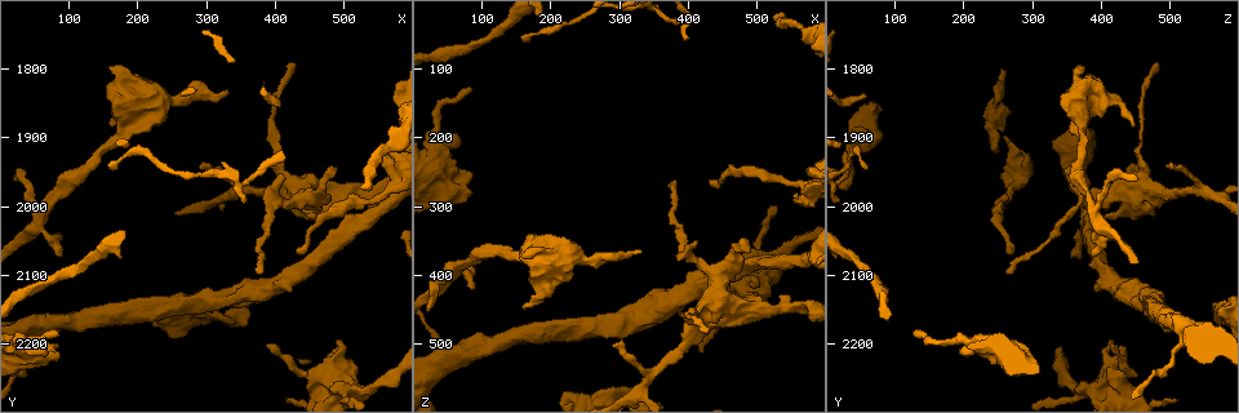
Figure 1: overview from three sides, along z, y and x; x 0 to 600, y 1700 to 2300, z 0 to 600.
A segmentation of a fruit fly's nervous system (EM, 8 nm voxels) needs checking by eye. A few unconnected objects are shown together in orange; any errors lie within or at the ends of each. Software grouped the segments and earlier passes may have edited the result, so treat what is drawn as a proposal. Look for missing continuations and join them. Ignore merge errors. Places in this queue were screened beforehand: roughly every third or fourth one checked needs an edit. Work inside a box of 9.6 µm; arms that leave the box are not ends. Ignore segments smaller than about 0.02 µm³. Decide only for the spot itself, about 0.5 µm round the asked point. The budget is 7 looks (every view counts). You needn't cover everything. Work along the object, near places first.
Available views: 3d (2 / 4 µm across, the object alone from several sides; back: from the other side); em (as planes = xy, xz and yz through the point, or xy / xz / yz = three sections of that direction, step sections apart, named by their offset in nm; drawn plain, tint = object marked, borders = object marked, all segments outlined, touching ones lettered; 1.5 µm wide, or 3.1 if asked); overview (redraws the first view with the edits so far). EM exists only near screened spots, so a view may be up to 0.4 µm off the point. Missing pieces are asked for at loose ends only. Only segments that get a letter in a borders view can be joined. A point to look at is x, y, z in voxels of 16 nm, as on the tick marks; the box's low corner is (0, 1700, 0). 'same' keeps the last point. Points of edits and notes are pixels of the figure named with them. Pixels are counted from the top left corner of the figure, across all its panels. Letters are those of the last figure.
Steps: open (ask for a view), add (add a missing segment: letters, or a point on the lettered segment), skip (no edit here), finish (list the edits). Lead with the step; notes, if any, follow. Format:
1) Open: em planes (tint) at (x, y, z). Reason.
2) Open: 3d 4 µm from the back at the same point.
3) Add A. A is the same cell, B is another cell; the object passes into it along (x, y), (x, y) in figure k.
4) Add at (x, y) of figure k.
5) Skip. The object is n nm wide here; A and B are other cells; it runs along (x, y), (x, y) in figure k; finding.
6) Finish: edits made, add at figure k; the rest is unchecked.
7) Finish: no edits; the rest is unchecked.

Open: em planes (borders) at (390, 2200, 415). Free end.

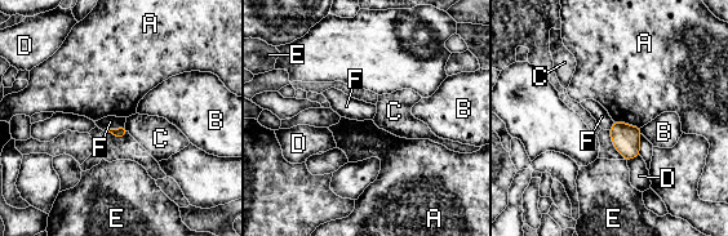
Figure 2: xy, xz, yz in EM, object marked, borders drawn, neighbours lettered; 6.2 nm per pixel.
Skip. The longest contact is with A, 180 nm; A, B, C, D, E and F are other cells; a border runs along (613, 120), (621, 120), (639, 128) in figure 2; none of them fits.

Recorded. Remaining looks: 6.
Open: em planes (borders) at (430, 2065, 265). End of a long branch.

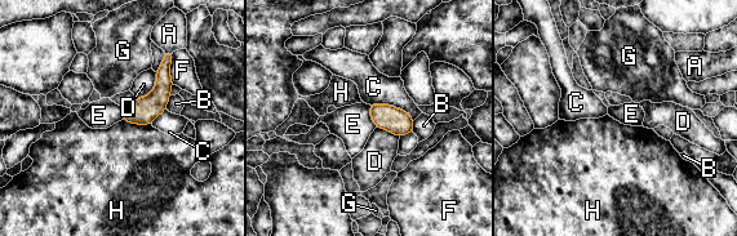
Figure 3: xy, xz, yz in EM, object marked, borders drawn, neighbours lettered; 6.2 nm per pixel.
Skip. A, B, C, D, E, F, G and H are other cells; a border runs along (368, 105), (371, 120), (376, 127) in figure 3; none of them fits.

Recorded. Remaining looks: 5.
Open: 3d 2 µm at (160, 1940, 50). End of a long branch.

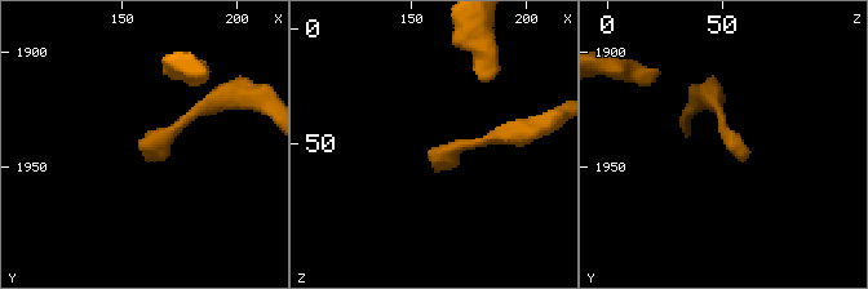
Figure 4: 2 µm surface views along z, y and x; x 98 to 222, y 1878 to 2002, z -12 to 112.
Open: em planes (borders) at (157, 1942, 52). Need the tissue.

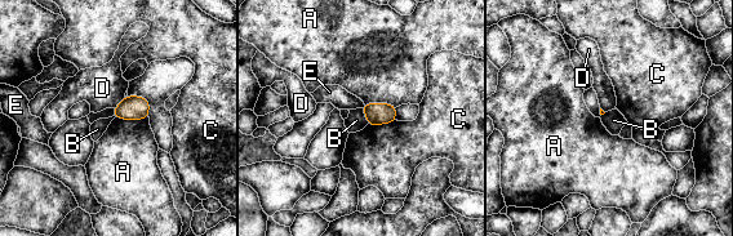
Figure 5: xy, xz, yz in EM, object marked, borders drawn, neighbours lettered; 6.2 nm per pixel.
Skip. A, B, C, D and E are other cells; a border runs along (115, 116), (121, 119), (147, 118) in figure 5; none of them fits.

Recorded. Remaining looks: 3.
Finish: no edits; the rest is unchecked.

